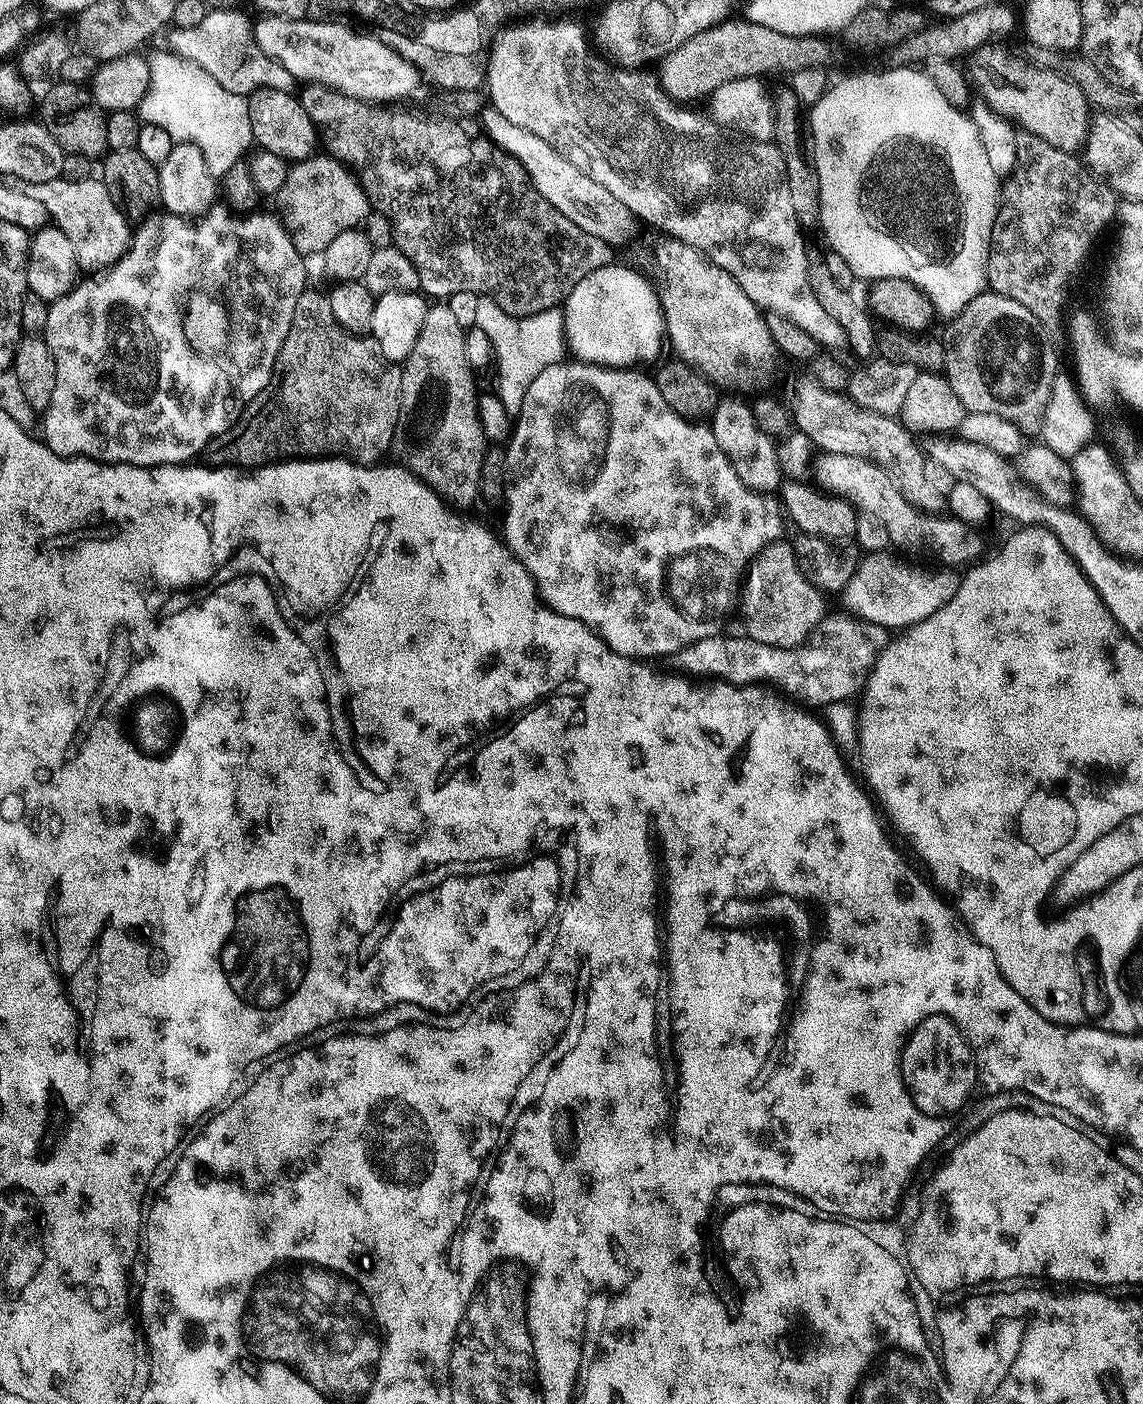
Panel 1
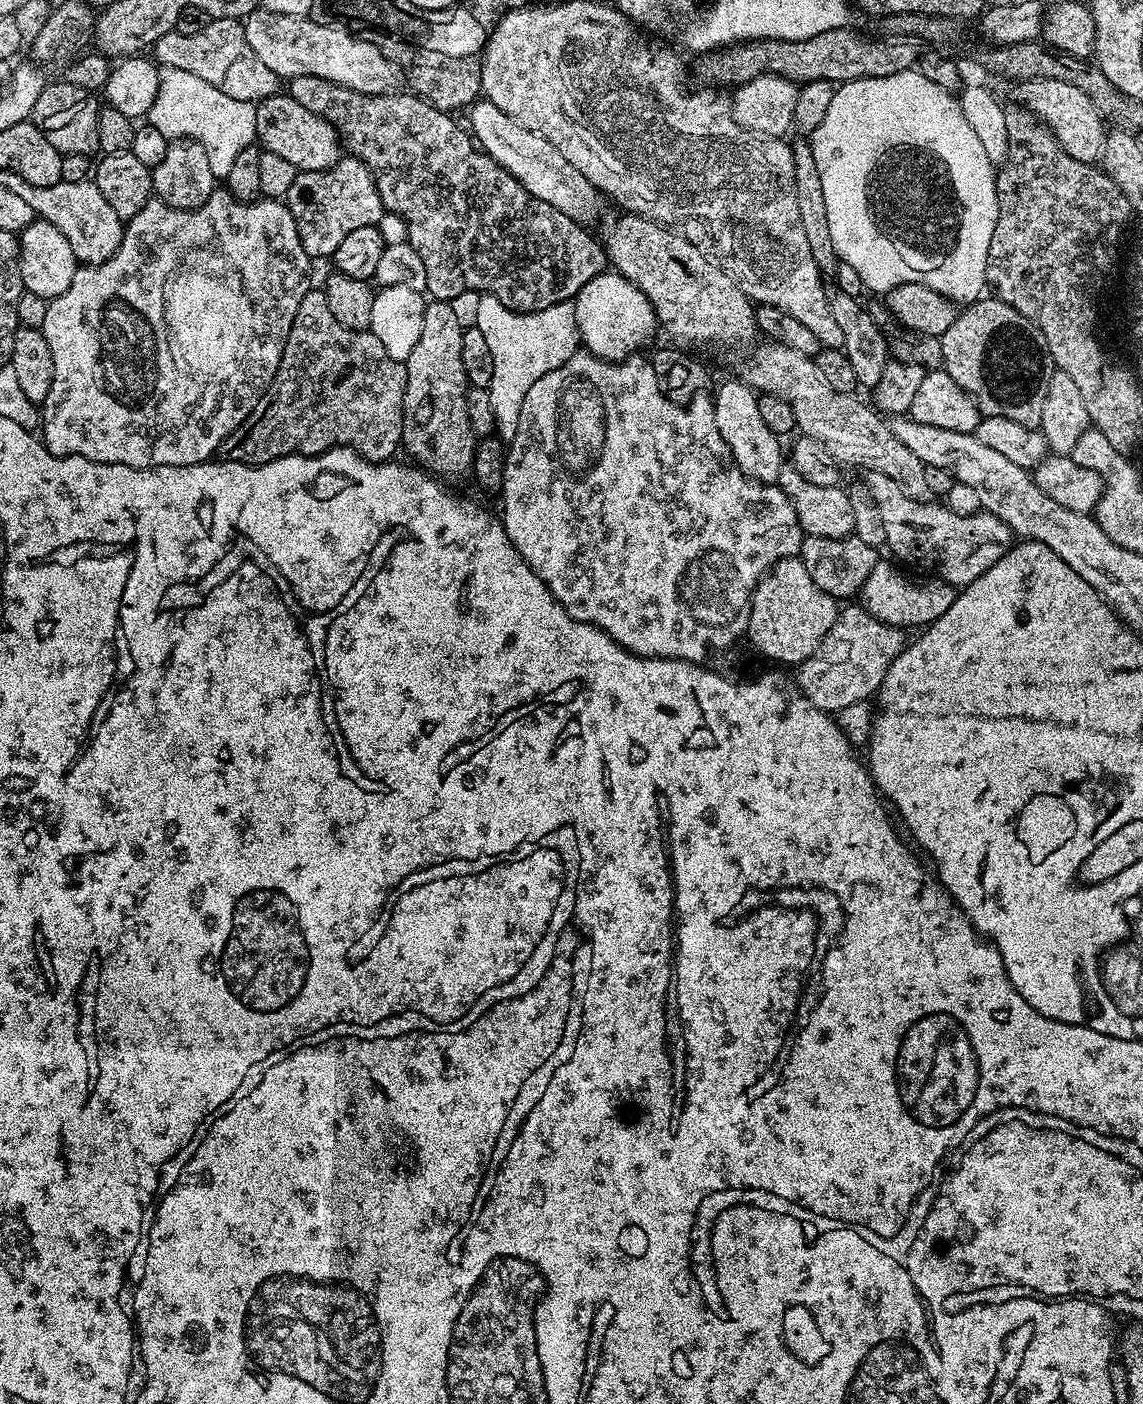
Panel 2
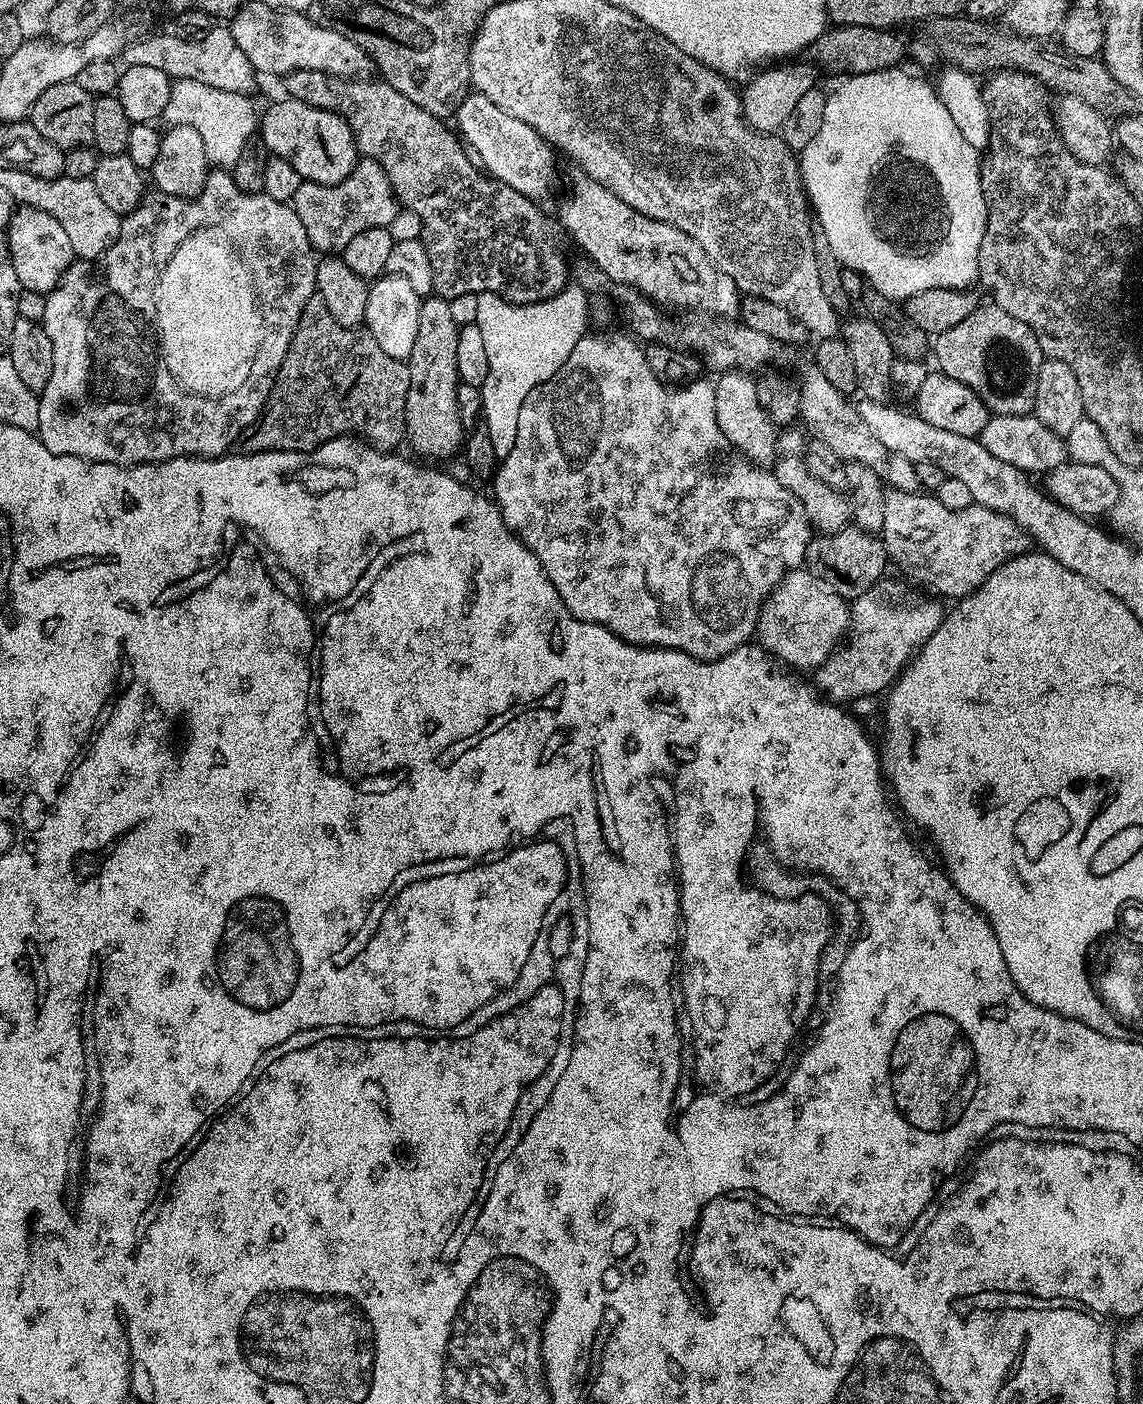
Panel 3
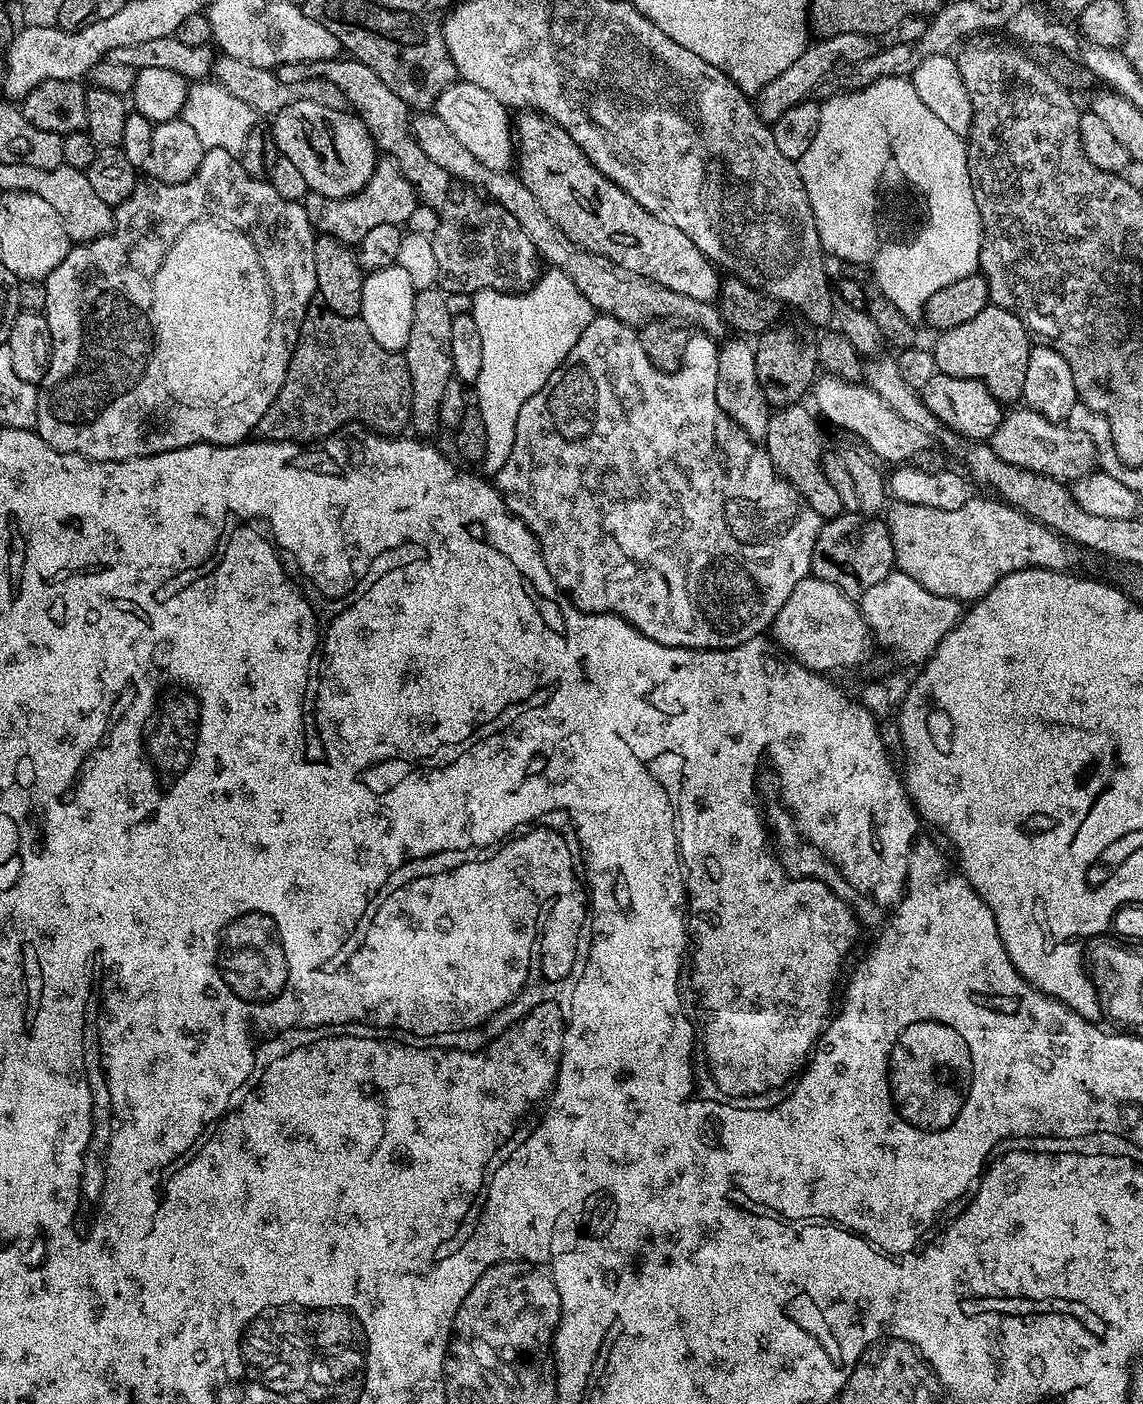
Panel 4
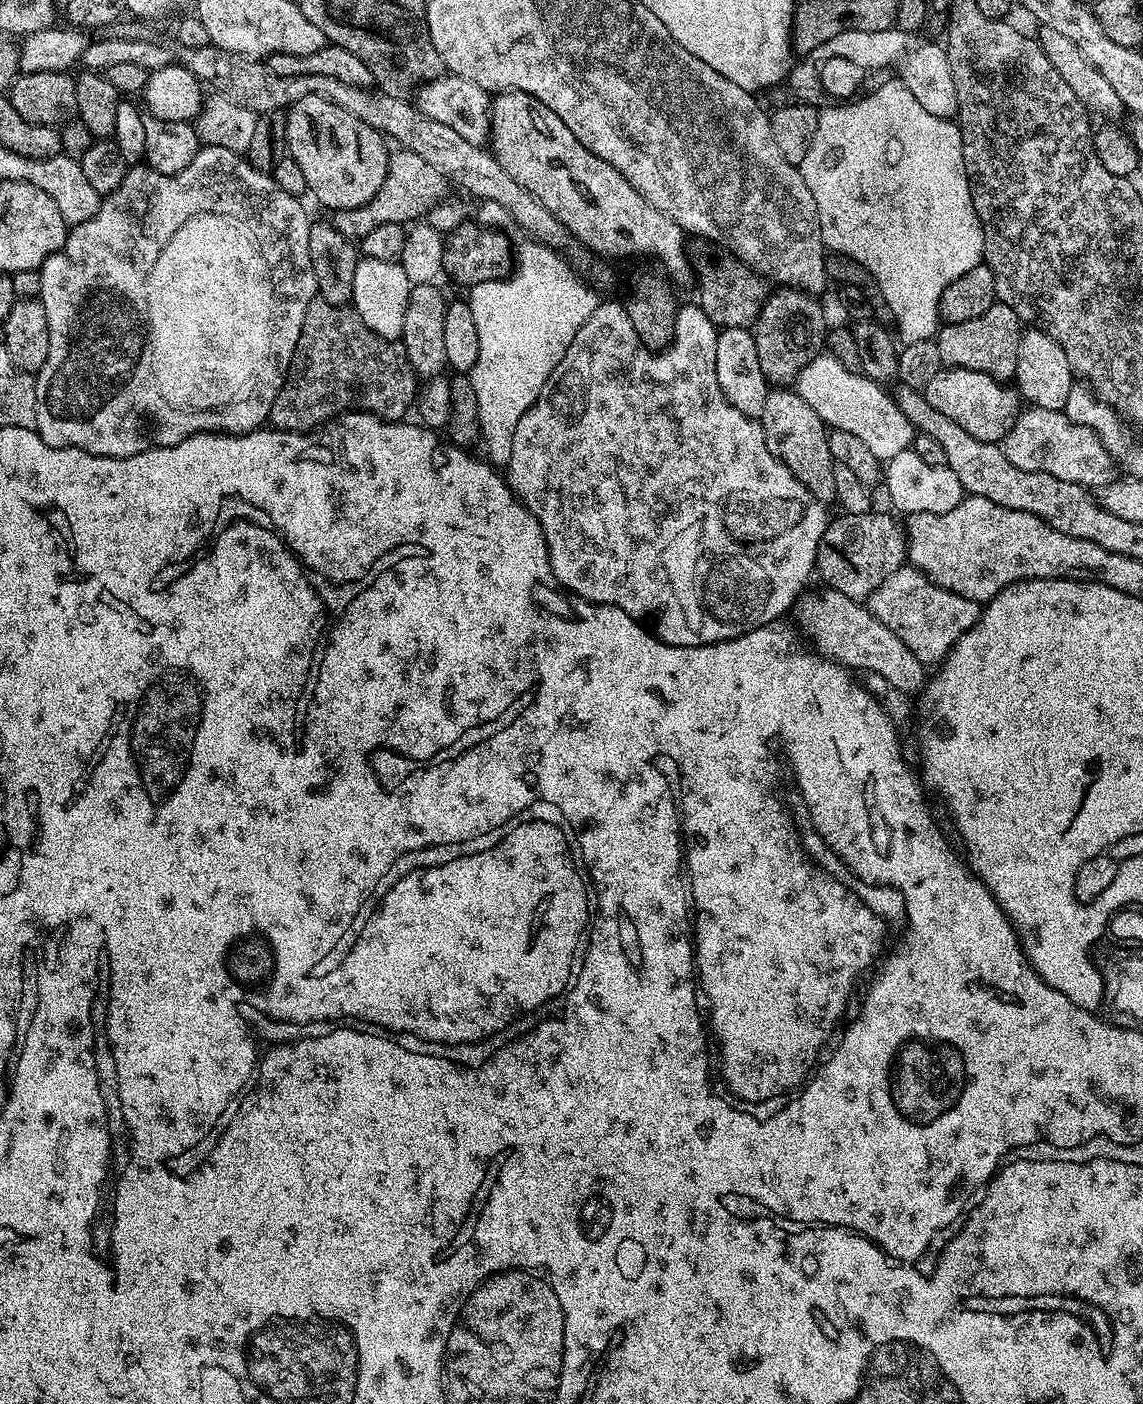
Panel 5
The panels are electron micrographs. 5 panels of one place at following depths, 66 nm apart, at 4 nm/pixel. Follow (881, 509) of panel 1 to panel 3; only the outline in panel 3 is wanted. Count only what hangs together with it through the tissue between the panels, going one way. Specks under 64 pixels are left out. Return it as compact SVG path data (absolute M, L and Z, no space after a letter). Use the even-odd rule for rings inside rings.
M897 488L885 491L884 501L886 510L882 513L882 539L887 559L891 563L893 560L910 579L925 584L929 588L927 591L937 597L949 596L952 602L963 600L978 590L978 586L982 586L982 582L986 582L986 578L990 578L990 574L994 574L994 570L1001 568L1006 561L1029 551L1030 537L1027 532L1023 532L1006 514L998 514L980 504L971 504L962 510L950 510L942 506L935 495L923 491L903 492Z

